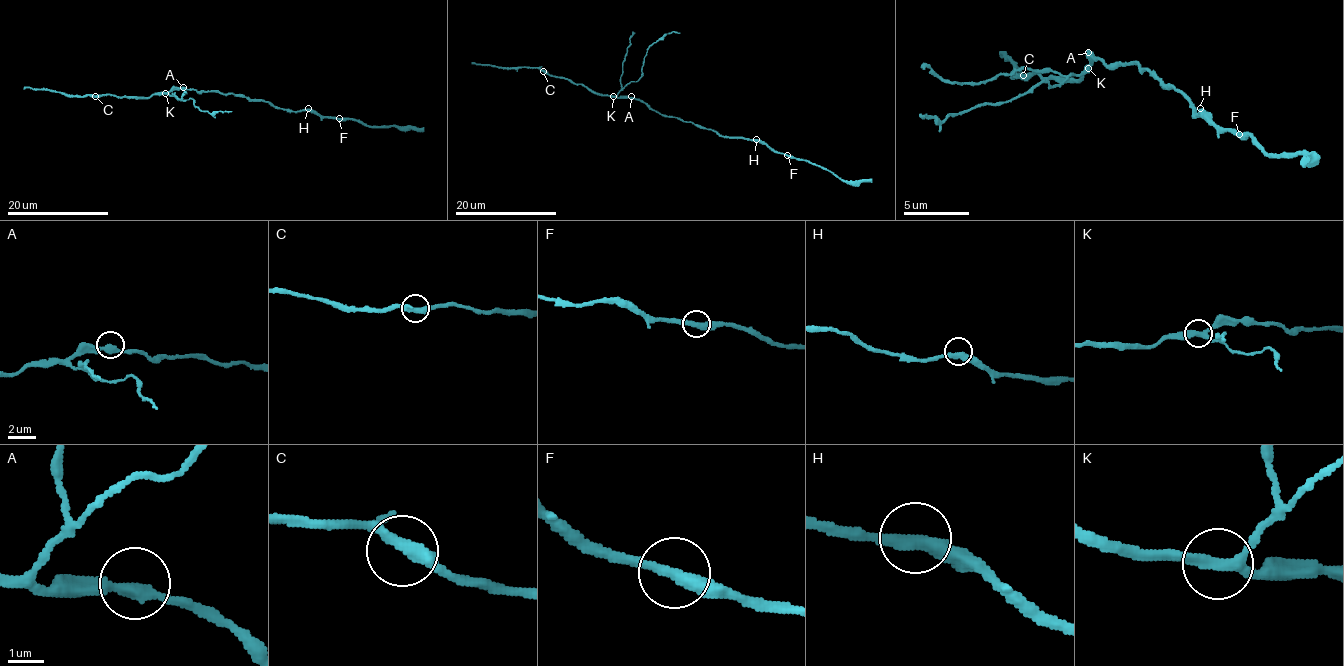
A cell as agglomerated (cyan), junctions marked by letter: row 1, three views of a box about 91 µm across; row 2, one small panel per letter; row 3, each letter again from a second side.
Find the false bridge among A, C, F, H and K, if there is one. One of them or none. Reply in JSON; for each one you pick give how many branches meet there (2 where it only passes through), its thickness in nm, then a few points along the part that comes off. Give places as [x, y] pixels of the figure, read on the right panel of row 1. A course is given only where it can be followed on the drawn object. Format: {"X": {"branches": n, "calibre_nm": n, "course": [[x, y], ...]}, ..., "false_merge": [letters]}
{"K": {"branches": 3, "calibre_nm": 300, "course": [[1088, 69], [1049, 88], [1043, 82], [942, 121], [925, 114]]}, "false_merge": ["K"]}

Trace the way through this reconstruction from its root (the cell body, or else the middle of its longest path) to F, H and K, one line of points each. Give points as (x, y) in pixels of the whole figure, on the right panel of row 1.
F: (1144, 69), (1164, 85), (1170, 85), (1196, 114), (1203, 114), (1219, 127), (1239, 134)
H: (1144, 69), (1164, 85), (1170, 85), (1196, 114), (1200, 108)
K: (1144, 69), (1137, 65), (1108, 65), (1102, 59), (1092, 59), (1088, 69)

